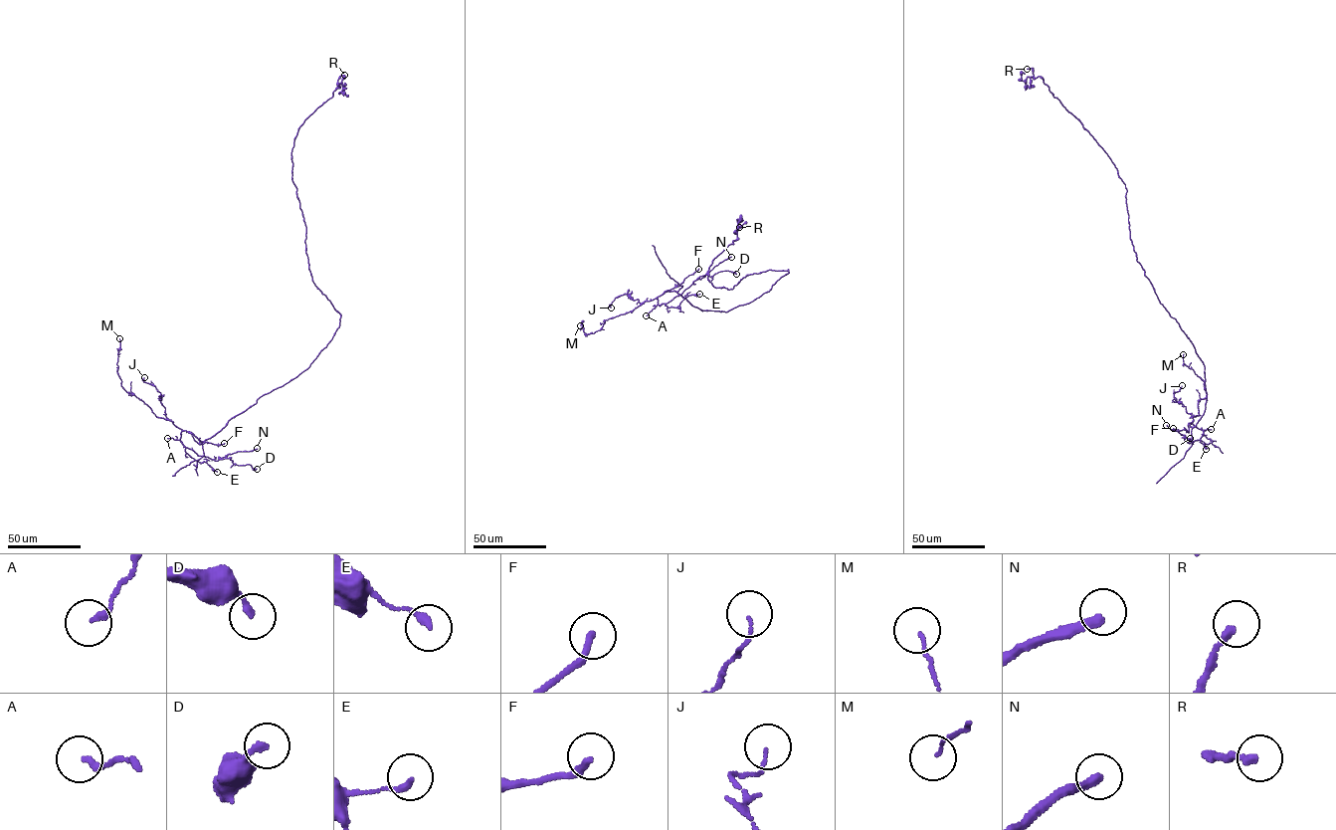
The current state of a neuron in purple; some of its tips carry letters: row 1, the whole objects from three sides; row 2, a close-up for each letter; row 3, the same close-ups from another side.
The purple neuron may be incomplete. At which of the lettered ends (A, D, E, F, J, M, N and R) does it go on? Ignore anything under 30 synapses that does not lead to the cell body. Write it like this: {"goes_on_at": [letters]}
{"goes_on_at": []}

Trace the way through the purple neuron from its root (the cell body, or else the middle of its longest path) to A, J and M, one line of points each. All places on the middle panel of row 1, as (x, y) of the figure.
A: (782, 277), (767, 292), (726, 312), (702, 311), (673, 291), (658, 297), (658, 304), (646, 315)
J: (782, 277), (767, 292), (726, 312), (702, 311), (673, 291), (641, 304), (624, 294), (616, 297), (611, 308)
M: (782, 277), (767, 292), (726, 312), (702, 311), (668, 291), (605, 320), (594, 333), (585, 335), (580, 325)

